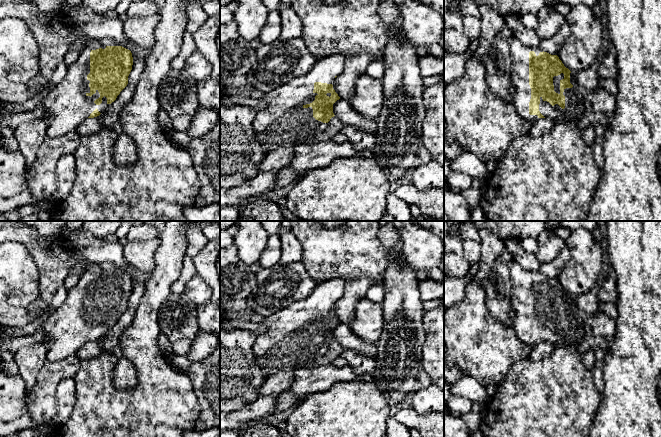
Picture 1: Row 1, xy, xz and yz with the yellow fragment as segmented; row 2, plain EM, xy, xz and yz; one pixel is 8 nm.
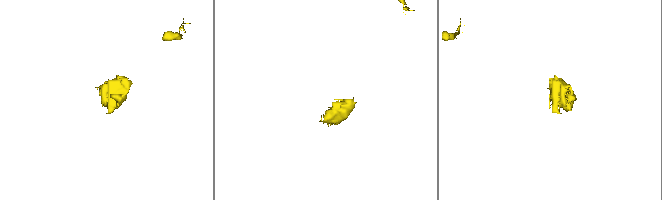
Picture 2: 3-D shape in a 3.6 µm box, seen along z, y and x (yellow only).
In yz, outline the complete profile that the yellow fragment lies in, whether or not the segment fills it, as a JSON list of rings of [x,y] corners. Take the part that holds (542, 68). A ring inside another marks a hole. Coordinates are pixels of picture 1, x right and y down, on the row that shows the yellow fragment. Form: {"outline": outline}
{"outline": [[[516,37],[509,38],[512,59],[511,83],[514,88],[511,103],[518,115],[529,121],[547,118],[553,123],[579,123],[585,111],[584,95],[579,89],[575,73],[564,66],[557,55],[544,52],[540,47],[524,45]]]}

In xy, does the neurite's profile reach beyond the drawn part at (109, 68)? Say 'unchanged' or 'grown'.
grown

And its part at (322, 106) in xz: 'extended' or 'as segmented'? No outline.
extended

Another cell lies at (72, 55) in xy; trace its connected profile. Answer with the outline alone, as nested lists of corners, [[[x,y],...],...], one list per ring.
[[[69,50],[64,58],[64,62],[67,64],[67,65],[71,65],[73,64],[78,56],[79,56],[79,53],[80,53],[80,50]]]

